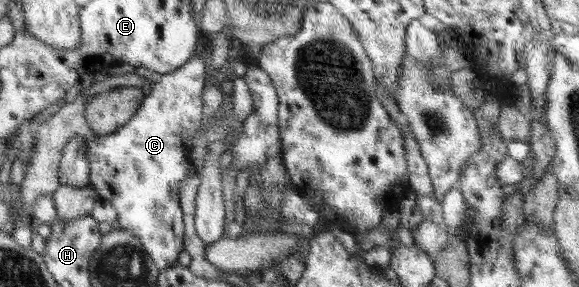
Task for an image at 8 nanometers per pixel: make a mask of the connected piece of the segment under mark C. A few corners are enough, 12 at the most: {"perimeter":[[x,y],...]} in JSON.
{"perimeter":[[207,46],[160,75],[90,183],[160,271],[179,264],[179,183],[201,125]]}

